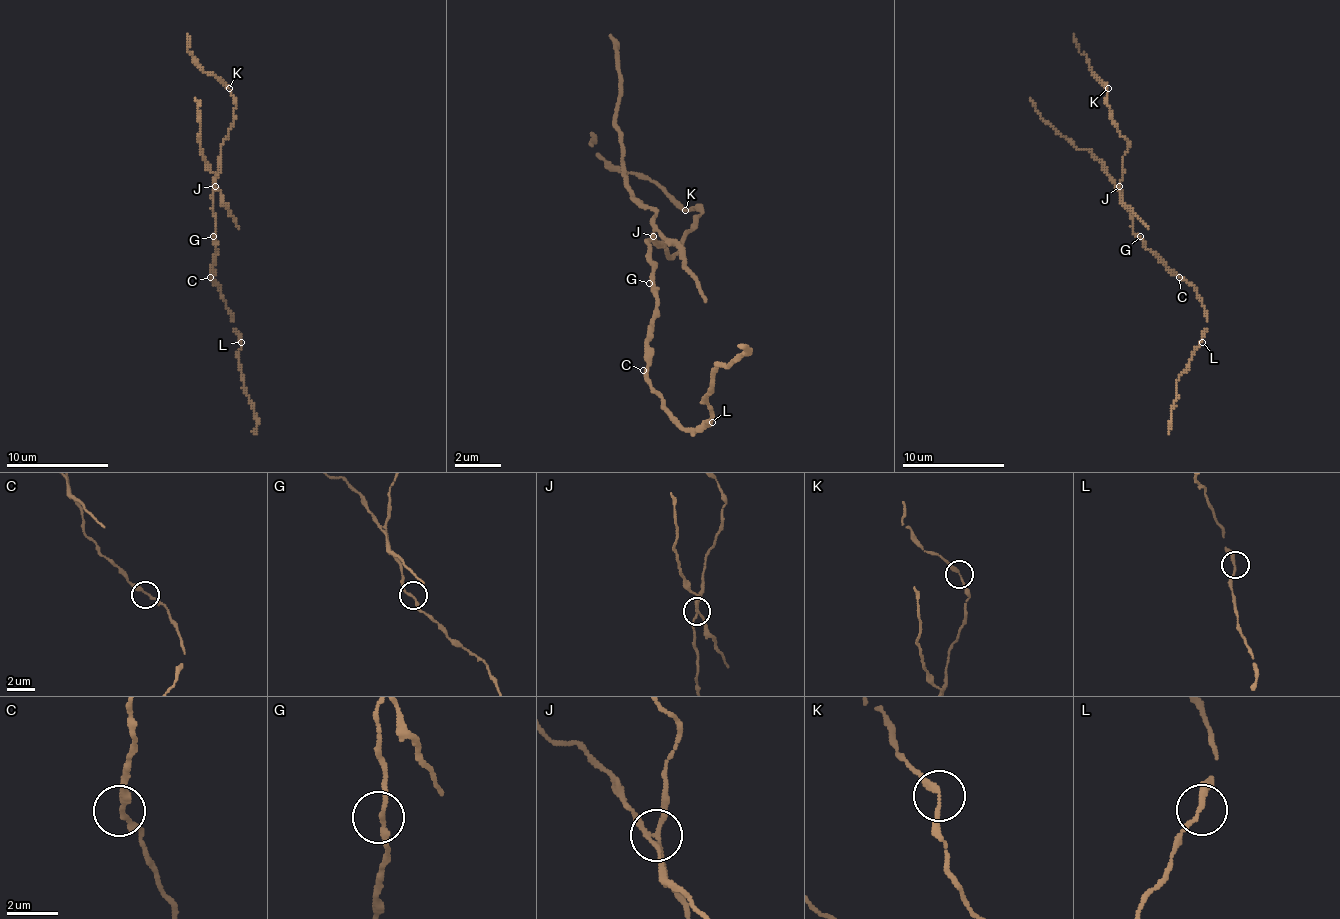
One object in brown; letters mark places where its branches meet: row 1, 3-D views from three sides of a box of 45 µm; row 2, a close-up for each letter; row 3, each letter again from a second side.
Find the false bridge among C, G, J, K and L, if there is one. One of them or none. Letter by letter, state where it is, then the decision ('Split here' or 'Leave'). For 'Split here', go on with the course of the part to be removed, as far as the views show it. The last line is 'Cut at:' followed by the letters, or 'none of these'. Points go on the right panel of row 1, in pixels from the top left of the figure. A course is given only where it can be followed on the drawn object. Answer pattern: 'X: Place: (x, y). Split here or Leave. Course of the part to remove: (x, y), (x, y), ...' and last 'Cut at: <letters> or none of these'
C: Place: (1179, 277). Leave
G: Place: (1140, 236). Leave
J: Place: (1119, 186). Split here. Course of the part to remove: (1120, 185), (1086, 149), (1076, 149), (1040, 116), (1030, 98)
K: Place: (1108, 88). Leave
L: Place: (1202, 342). Leave
Cut at: J

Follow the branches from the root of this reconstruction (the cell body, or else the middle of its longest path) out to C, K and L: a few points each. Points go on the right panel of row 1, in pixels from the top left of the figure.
C: (1138, 236), (1179, 277)
K: (1138, 236), (1120, 188), (1127, 142), (1112, 118), (1107, 88)
L: (1138, 236), (1169, 270), (1174, 270), (1194, 288), (1207, 316), (1207, 331), (1202, 342)

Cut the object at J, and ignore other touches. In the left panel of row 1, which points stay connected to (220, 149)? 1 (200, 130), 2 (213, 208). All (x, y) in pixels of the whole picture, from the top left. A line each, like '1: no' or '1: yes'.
1: no
2: yes

